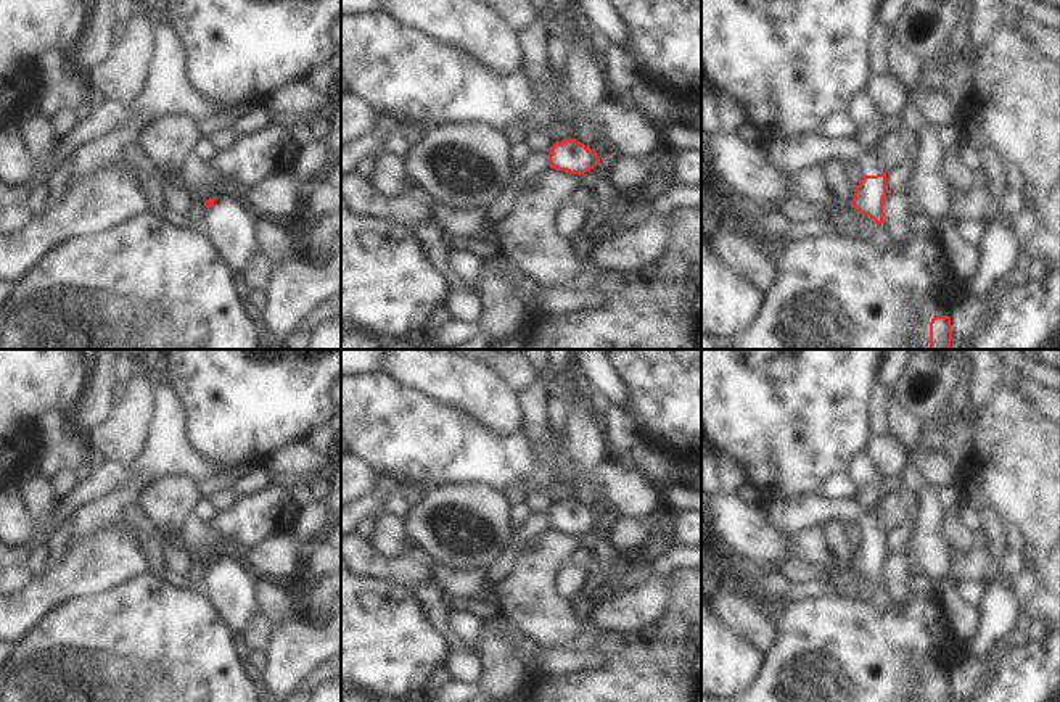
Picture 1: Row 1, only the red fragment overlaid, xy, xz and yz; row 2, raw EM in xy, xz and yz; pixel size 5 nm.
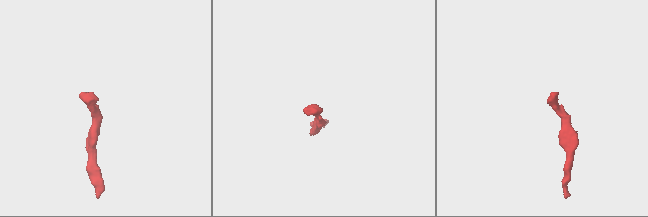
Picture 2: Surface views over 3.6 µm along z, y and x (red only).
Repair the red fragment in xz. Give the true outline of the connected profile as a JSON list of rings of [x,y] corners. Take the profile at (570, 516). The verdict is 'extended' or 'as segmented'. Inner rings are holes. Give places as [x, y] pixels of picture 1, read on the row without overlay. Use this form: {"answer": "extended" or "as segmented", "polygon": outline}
{"answer": "as segmented", "polygon": [[[566,499],[553,504],[548,514],[548,523],[553,530],[579,536],[594,530],[600,523],[600,518],[576,499]]]}

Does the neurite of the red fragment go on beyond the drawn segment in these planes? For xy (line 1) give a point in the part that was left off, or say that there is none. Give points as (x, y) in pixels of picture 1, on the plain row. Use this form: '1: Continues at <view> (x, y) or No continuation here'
1: No continuation here.

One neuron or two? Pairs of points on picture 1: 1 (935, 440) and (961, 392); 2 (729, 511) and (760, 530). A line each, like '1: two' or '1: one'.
1: one
2: one

